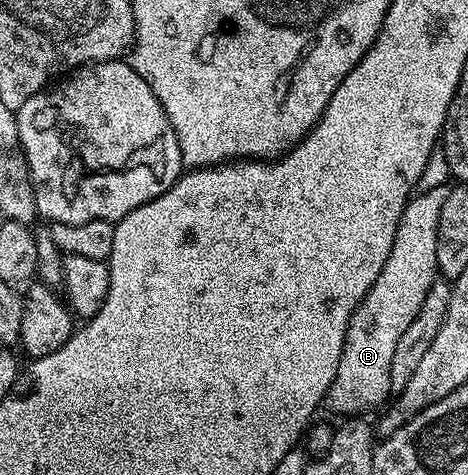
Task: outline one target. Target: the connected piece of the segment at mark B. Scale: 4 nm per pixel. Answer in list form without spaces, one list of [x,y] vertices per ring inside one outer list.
[[[448,185],[433,186],[422,194],[414,193],[406,201],[395,240],[389,249],[387,264],[383,264],[375,284],[371,284],[367,296],[363,296],[349,321],[343,356],[339,360],[335,380],[331,380],[331,388],[327,388],[323,399],[324,409],[329,409],[331,413],[353,416],[365,412],[361,410],[379,405],[385,397],[390,397],[389,381],[395,344],[399,344],[399,336],[407,332],[407,324],[411,324],[415,312],[419,312],[423,296],[427,296],[431,284],[438,277],[435,248],[439,212],[443,212],[449,191]]]

